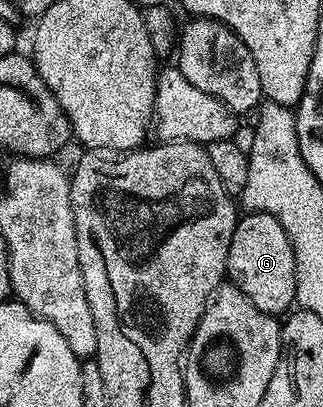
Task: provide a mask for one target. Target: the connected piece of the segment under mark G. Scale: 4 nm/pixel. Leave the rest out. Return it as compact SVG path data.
M248 212L237 219L226 257L226 276L266 314L280 318L296 304L296 259L278 218L265 212Z

